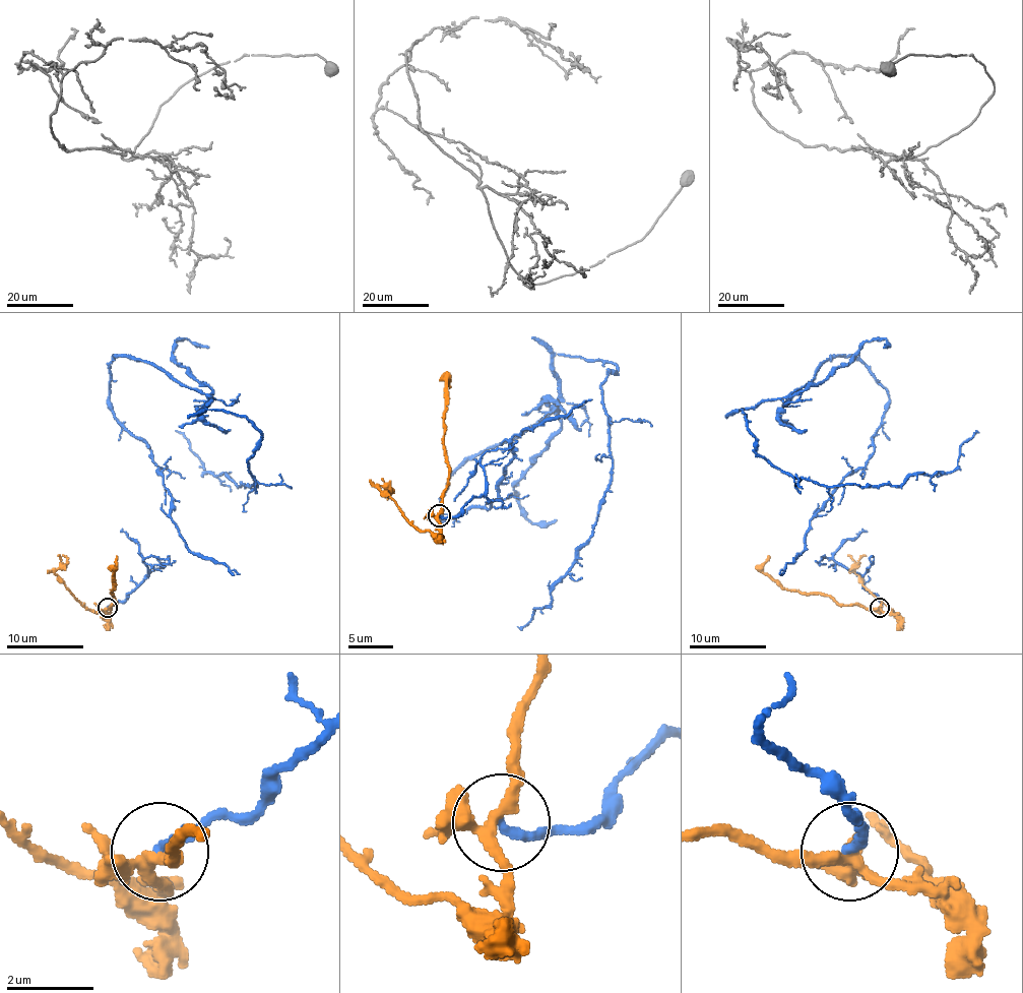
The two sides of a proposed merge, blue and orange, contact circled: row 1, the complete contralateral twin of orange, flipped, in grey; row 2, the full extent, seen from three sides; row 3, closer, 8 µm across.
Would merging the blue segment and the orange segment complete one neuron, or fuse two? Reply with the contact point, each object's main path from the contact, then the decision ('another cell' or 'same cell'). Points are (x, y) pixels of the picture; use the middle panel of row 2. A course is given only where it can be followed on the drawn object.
at (439, 515); blue runs (439, 514), (532, 432), (490, 508), (441, 525), (557, 354), (617, 368), (592, 537), (517, 626); orange runs (439, 514), (448, 468), (443, 445), (448, 381), (450, 387); another cell

